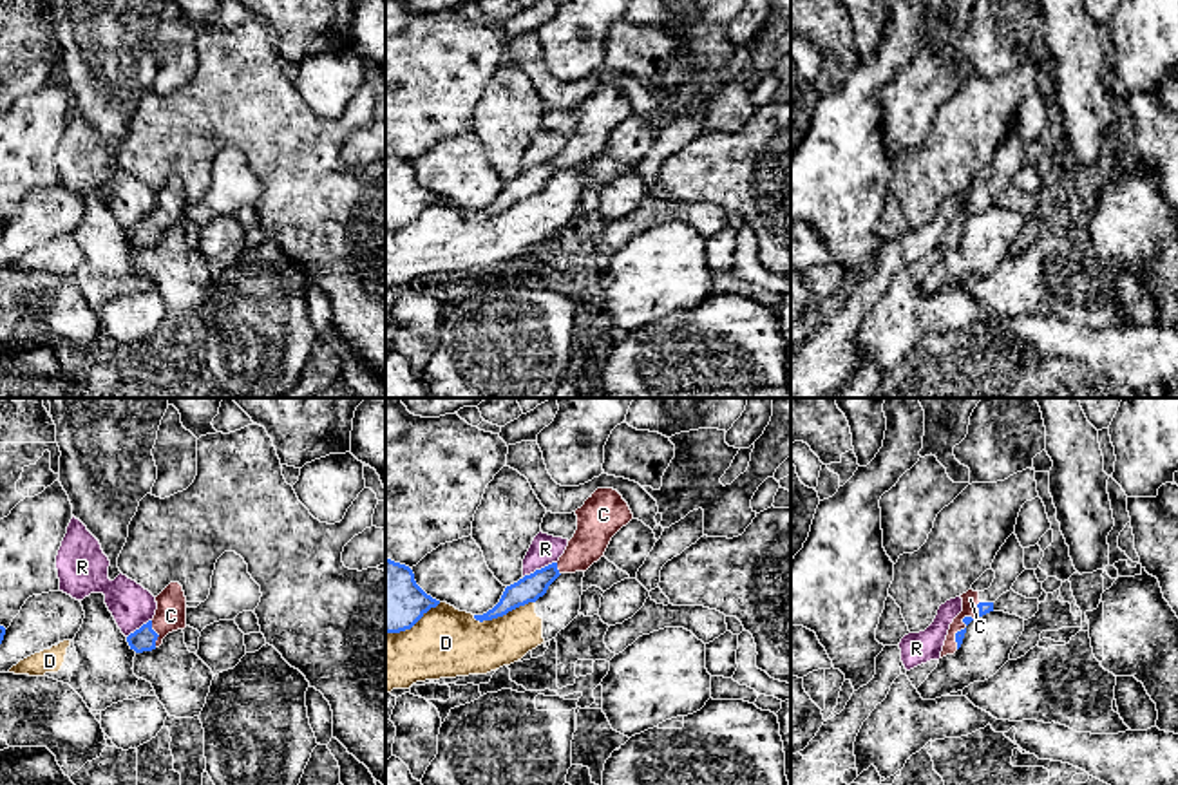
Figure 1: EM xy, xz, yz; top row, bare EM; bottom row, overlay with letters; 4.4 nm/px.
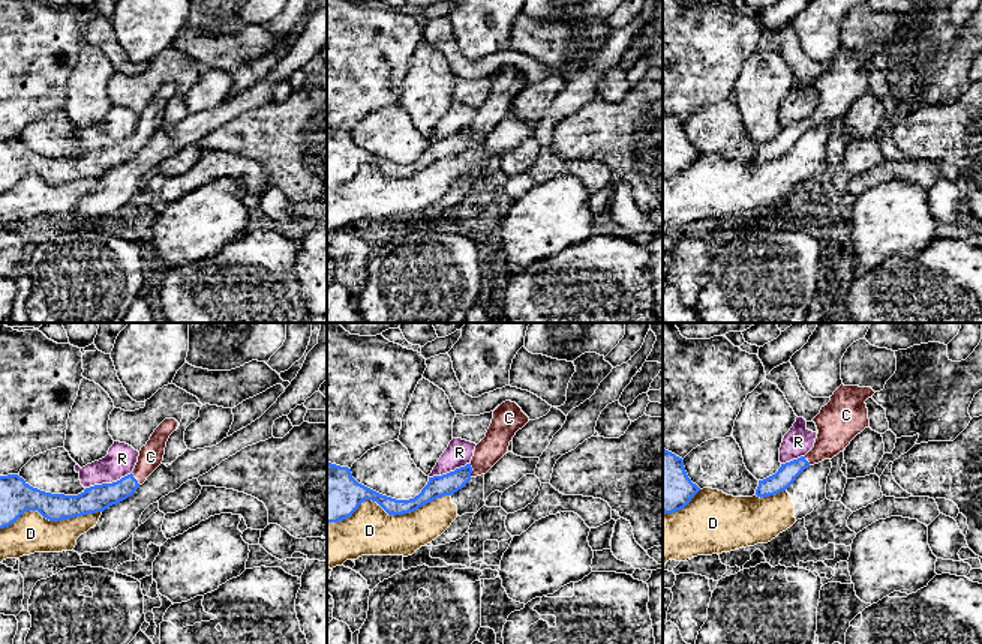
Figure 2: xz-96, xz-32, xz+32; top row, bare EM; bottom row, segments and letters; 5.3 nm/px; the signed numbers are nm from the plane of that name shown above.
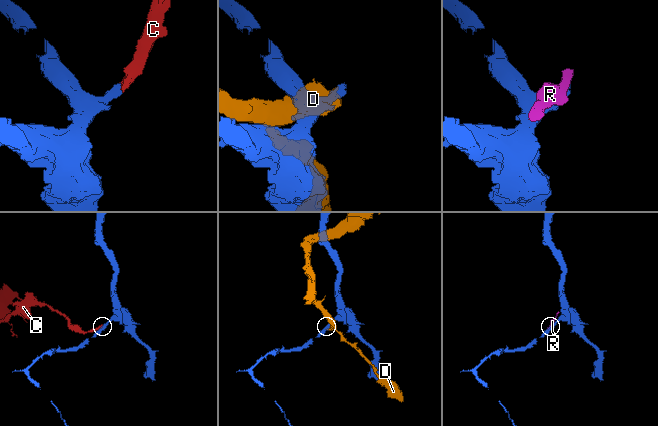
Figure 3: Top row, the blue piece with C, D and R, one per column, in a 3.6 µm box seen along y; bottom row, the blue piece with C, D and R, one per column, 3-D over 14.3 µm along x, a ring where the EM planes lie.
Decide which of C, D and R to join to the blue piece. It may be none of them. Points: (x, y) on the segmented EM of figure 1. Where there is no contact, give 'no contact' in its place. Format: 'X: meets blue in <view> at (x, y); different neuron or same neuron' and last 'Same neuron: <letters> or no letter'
C: meets blue in xy at (156, 633); same neuron
D: meets blue in xz at (503, 614); different neuron
R: meets blue in xz at (541, 568); different neuron
Same neuron: C

